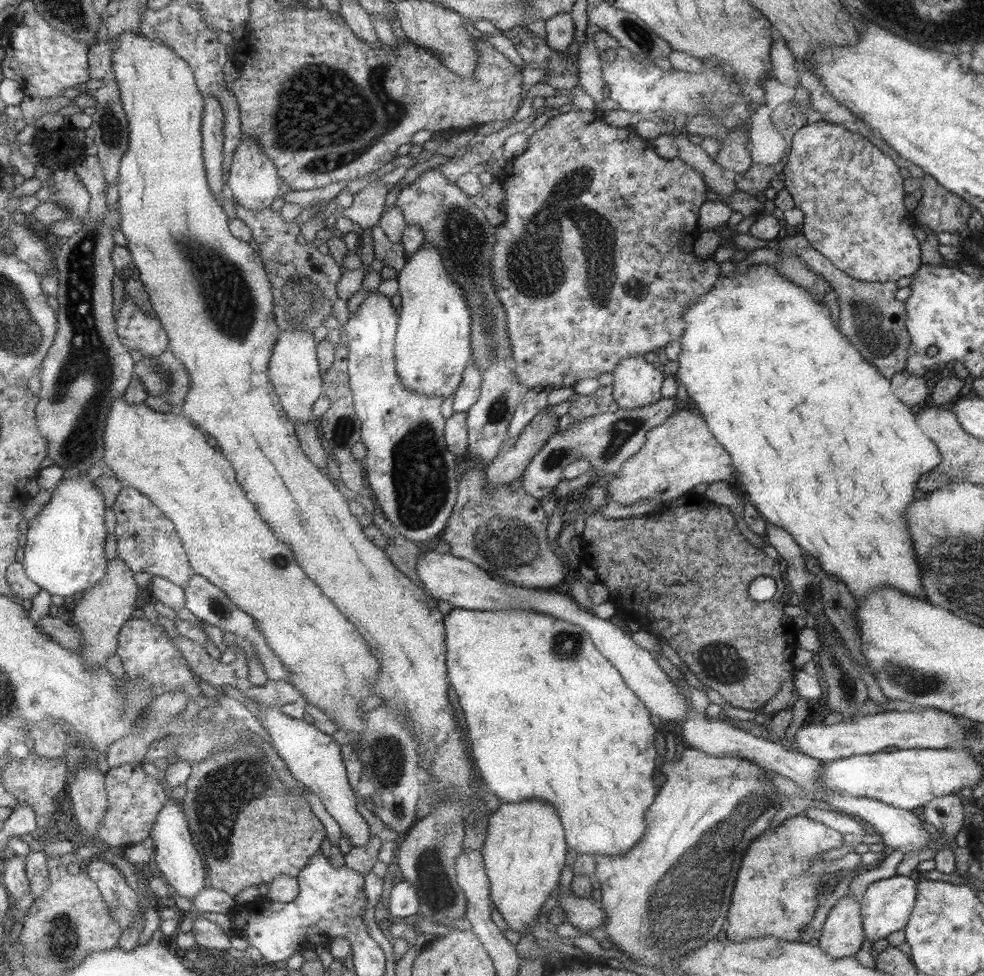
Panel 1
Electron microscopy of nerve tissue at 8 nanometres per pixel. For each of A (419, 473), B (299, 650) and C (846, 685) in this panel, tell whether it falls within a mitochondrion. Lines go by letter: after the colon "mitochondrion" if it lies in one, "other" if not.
A: mitochondrion
B: other
C: mitochondrion

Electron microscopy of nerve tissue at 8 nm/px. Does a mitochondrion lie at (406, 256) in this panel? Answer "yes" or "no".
no

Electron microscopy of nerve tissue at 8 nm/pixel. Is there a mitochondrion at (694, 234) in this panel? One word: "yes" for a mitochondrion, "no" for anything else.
no

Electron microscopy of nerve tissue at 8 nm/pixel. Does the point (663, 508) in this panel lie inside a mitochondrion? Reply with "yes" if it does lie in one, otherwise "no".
no

